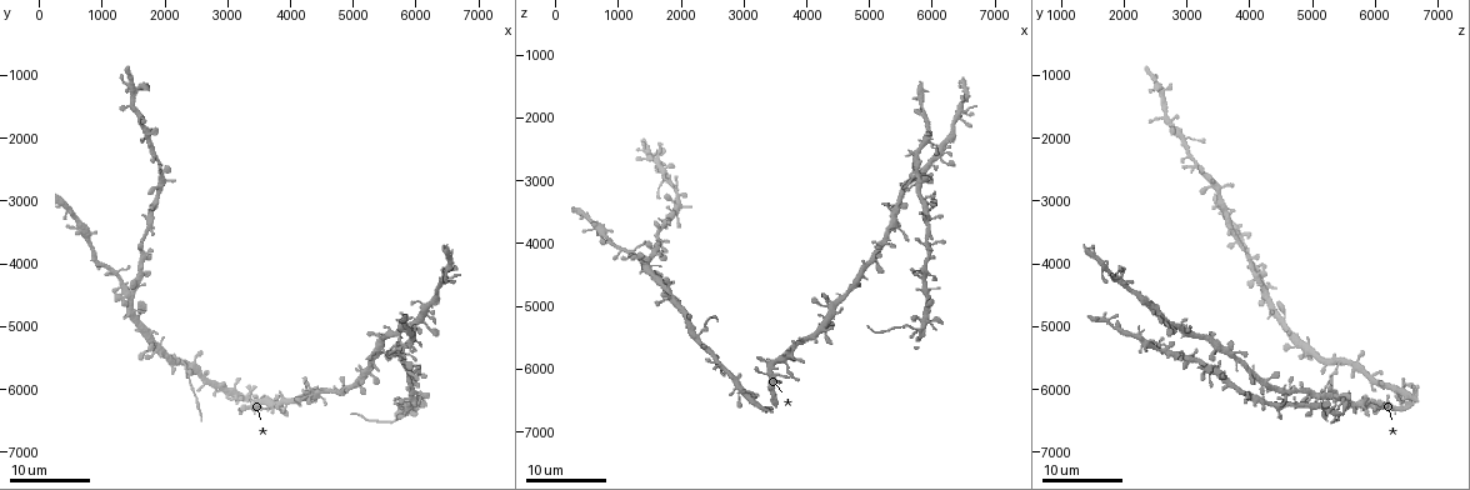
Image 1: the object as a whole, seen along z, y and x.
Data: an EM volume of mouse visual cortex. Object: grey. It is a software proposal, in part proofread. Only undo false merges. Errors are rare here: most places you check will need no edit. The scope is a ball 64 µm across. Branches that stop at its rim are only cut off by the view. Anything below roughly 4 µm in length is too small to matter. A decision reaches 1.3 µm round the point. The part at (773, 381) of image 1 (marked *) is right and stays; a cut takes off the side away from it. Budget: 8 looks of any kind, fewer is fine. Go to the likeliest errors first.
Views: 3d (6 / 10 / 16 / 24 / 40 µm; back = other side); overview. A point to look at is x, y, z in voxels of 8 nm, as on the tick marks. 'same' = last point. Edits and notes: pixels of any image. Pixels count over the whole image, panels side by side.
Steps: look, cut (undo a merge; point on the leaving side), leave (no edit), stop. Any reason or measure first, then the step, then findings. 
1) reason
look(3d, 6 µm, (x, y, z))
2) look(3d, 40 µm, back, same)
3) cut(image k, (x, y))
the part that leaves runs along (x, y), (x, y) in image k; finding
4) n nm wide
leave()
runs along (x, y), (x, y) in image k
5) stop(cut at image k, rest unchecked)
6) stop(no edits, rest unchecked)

a fork
look(3d, 16 µm, (2250, 5550, 5450))

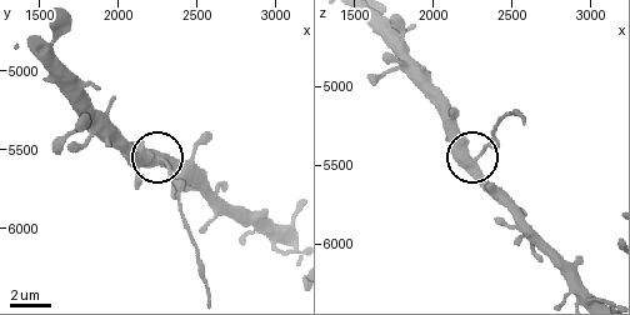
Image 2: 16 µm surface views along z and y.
look(3d, 6 µm, (2220, 5560, 5480))

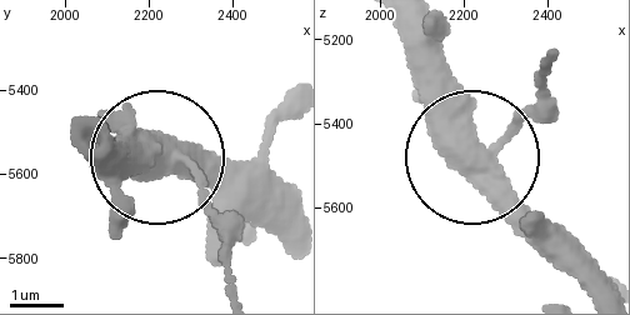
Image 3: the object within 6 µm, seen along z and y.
other side
look(3d, 6 µm, back, same)

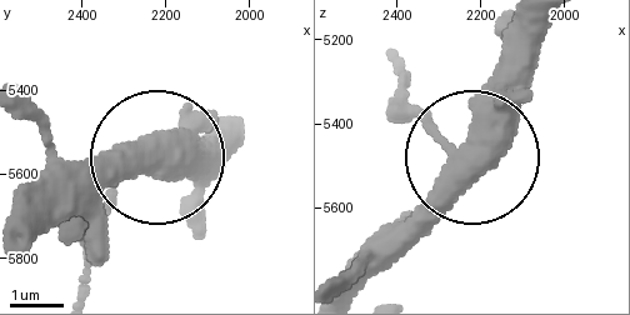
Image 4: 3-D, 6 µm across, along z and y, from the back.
3 arms
cut(image 4, (403, 79))
the part that leaves runs along (433, 123), (401, 64) in image 4; two neurons meet here

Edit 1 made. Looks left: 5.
see it whole again
look(overview)

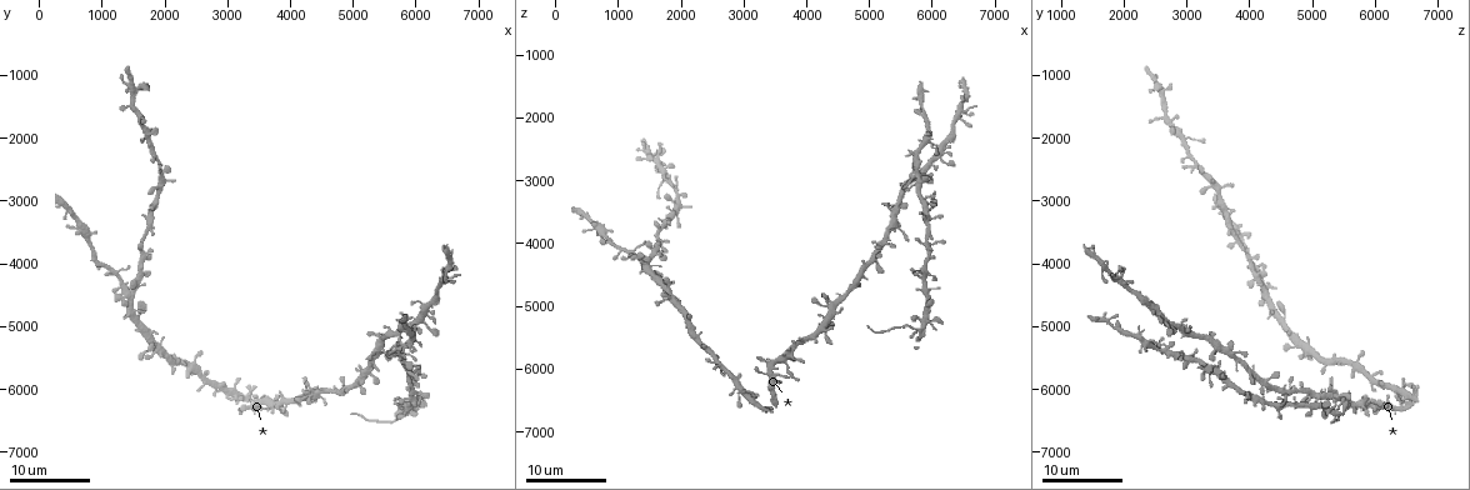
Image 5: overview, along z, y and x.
four arms meet
look(3d, 16 µm, (5750, 5400, 2700))

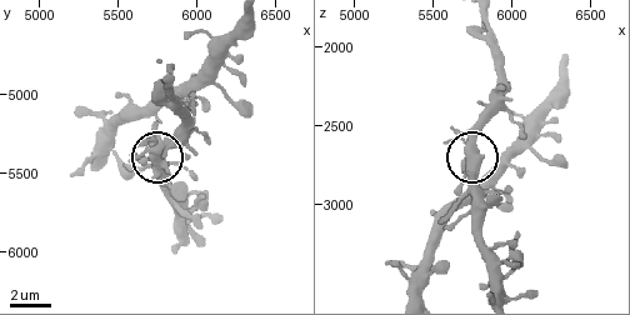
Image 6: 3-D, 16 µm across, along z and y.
look(3d, 6 µm, (5720, 5400, 2660))

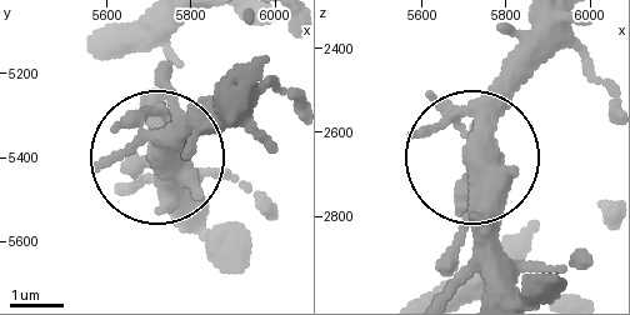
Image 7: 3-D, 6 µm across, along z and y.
look(3d, 6 µm, back, (5745, 5420, 2665))

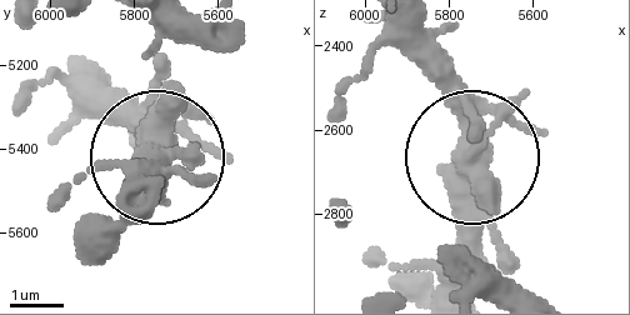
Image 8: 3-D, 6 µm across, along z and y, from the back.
410 nm wide
leave()
continuous, no second neuron

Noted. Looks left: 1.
stop(cut at image 4, rest unchecked)

